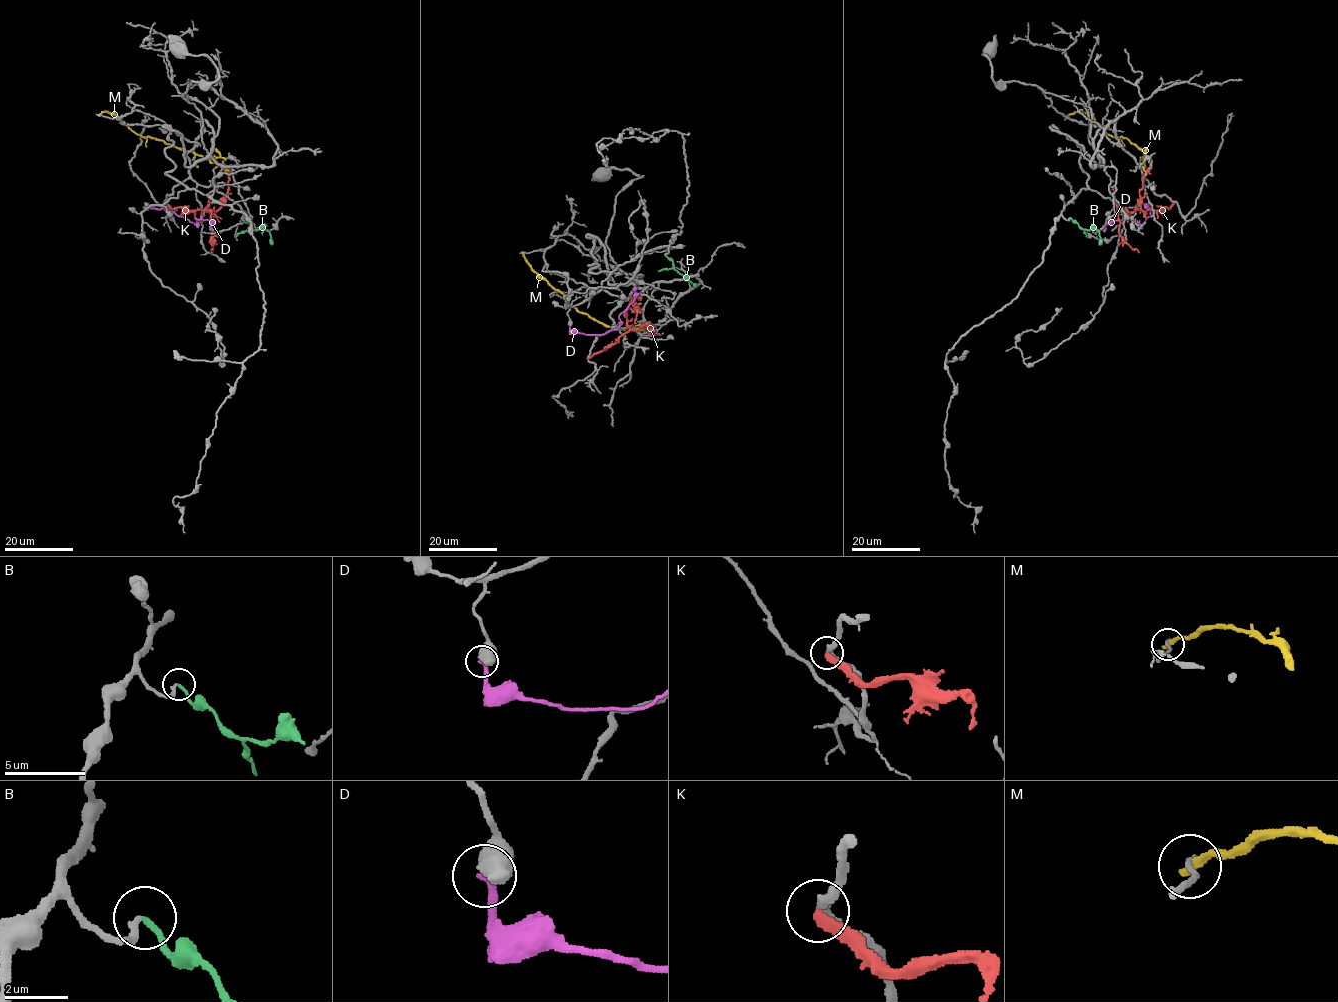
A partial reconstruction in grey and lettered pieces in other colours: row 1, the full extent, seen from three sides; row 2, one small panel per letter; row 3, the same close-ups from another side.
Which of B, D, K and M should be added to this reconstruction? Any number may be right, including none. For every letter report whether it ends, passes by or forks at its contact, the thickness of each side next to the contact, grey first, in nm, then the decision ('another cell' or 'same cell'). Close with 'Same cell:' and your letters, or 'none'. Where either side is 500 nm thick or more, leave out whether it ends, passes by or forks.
B: it ends there; 240 nm thick on the grey side, 200 nm on the other; same cell
D: 600 nm thick on the grey side, 240 nm on the other; another cell
K: it ends there; 280 nm thick on the grey side, 280 nm on the other; another cell
M: it ends there; 240 nm thick on the grey side, 340 nm on the other; another cell
Same cell: B

